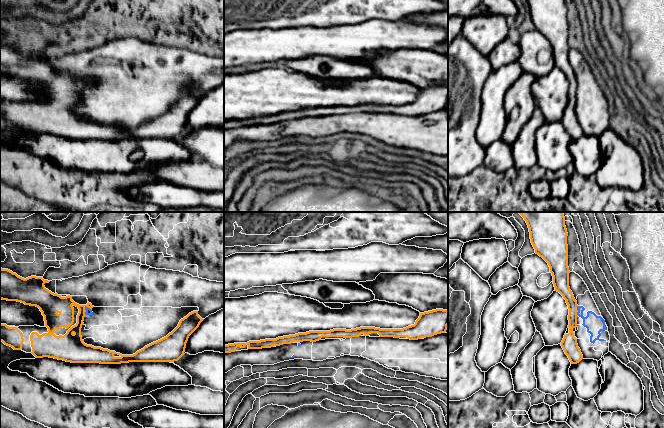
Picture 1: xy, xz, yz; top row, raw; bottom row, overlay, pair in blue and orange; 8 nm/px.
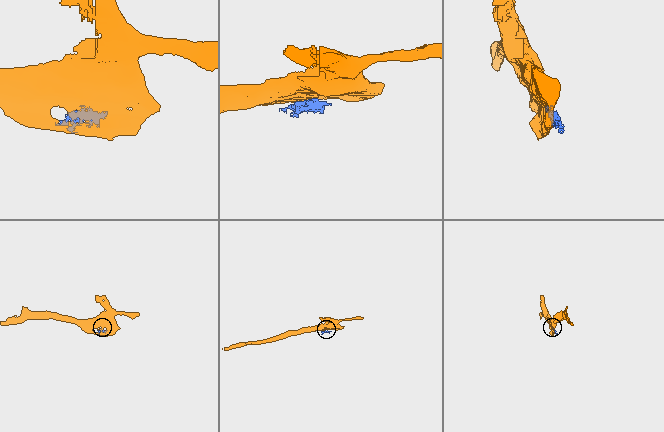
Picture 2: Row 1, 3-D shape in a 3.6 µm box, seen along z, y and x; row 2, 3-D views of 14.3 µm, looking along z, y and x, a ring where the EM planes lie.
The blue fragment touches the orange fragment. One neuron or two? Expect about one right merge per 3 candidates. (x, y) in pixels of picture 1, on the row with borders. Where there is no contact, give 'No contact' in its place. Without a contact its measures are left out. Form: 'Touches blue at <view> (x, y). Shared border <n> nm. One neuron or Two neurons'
Touches blue at yz (577, 309). Shared border 90 nm. Two neurons

